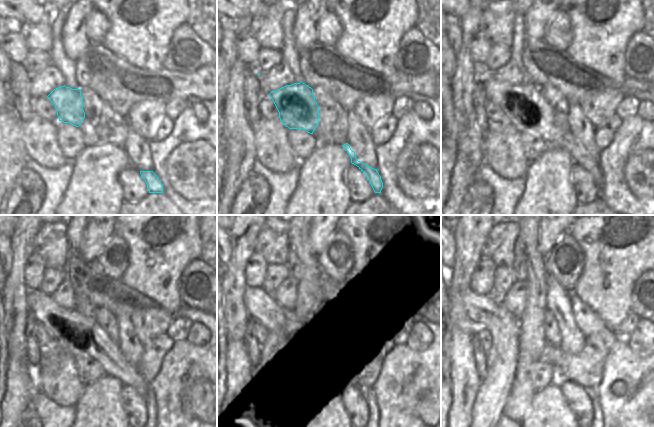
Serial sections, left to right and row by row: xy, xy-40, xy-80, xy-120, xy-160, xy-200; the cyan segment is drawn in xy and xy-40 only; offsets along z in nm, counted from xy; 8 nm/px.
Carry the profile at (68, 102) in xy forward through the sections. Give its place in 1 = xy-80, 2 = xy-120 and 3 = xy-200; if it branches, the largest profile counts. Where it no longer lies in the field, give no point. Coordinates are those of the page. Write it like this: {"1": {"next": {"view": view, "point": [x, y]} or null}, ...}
{"1": {"next": {"view": "xy-80", "point": [525, 109]}}, "2": {"next": {"view": "xy-120", "point": [71, 331]}}, "3": {"next": {"view": "xy-200", "point": [482, 310]}}}

